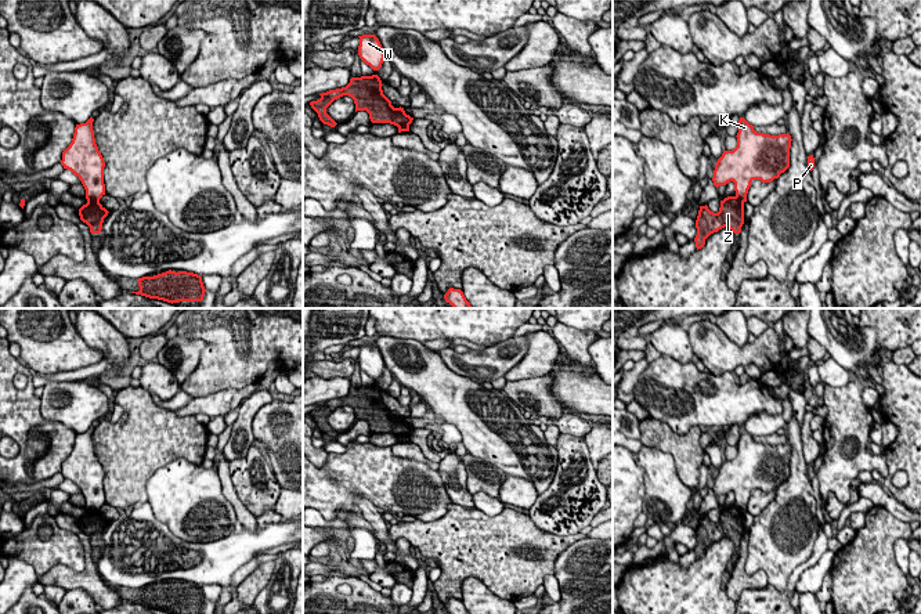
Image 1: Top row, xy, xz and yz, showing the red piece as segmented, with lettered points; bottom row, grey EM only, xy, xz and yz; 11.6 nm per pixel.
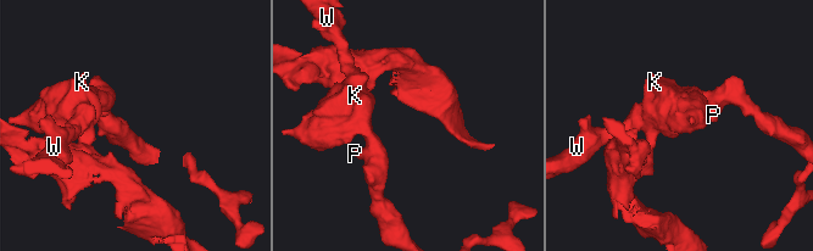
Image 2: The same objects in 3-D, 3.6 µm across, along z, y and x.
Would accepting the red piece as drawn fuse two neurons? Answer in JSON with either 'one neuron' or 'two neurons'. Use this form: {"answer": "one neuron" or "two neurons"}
{"answer": "two neurons"}

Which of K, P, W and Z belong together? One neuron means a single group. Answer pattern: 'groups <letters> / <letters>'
groups K P W / Z

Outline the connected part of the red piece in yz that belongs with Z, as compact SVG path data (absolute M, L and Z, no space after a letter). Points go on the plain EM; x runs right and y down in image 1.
M727 506L720 510L718 523L708 516L700 516L696 530L697 545L694 548L697 560L705 555L705 549L719 539L729 537L734 543L741 542L744 534L744 513L737 506Z

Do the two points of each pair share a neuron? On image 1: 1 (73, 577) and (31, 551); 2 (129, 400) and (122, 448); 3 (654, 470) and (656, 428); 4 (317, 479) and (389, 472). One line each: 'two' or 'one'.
1: two
2: one
3: two
4: one

